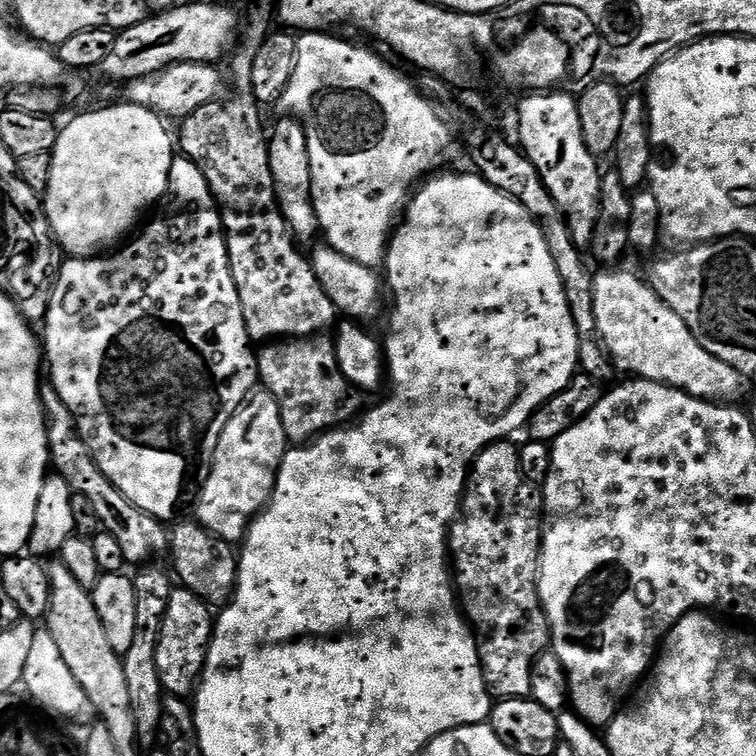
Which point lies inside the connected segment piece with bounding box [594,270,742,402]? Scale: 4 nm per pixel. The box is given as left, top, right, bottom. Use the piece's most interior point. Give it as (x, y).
(642, 336)

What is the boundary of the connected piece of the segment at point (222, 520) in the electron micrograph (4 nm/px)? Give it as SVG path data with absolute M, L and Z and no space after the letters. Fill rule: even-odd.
M266 390L253 391L230 422L226 422L226 430L222 430L218 438L211 465L203 477L200 497L196 500L194 516L198 523L223 540L243 541L248 535L249 524L272 499L276 490L276 474L289 447L278 402Z

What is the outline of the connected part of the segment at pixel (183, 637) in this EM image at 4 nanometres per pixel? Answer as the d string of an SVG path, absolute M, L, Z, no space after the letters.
M173 587L166 614L162 618L162 630L156 651L158 678L167 695L188 698L195 693L206 666L213 627L214 612L210 605L198 598L198 594L194 594L189 588Z

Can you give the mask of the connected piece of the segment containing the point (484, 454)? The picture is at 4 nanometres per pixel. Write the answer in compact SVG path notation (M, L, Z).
M507 439L486 446L472 461L468 487L460 502L460 512L448 530L450 571L458 603L476 634L484 680L493 697L522 700L531 697L530 674L534 662L549 651L548 619L536 589L540 577L540 538L544 497L541 489L530 483L520 469L520 450Z

